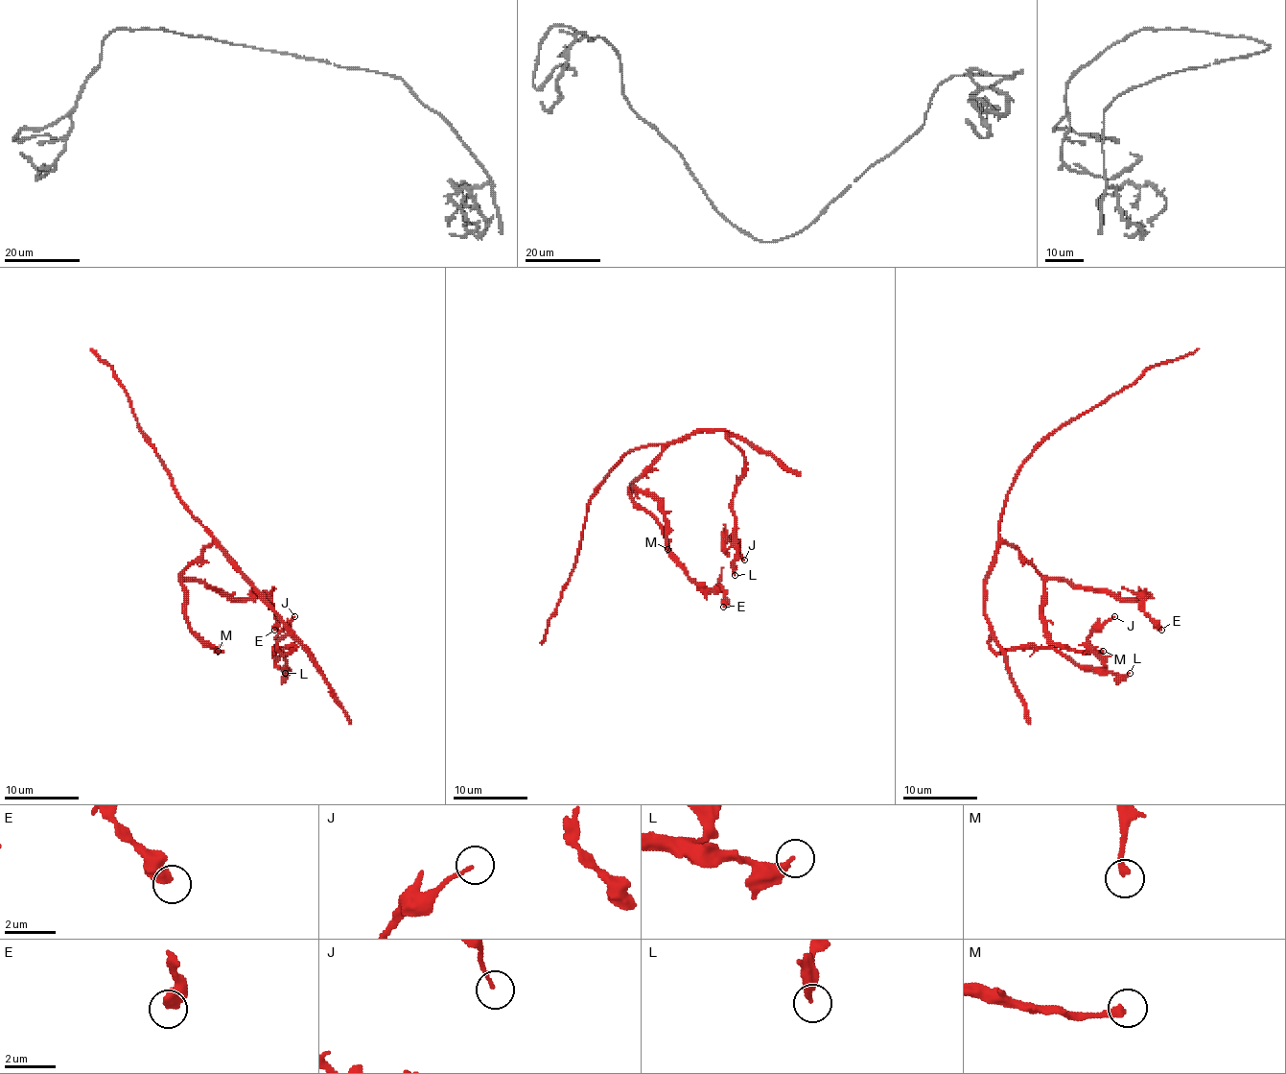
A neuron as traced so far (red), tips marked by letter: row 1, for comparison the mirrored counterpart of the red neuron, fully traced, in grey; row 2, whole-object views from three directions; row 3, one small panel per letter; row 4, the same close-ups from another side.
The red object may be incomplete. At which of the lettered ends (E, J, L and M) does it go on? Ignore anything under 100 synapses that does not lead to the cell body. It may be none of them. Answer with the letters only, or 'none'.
none

